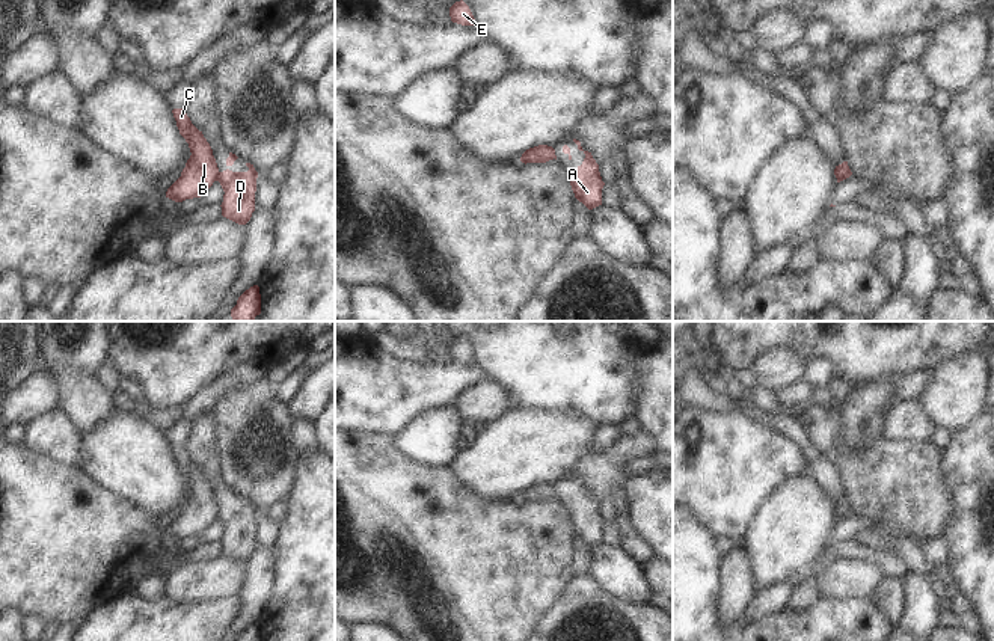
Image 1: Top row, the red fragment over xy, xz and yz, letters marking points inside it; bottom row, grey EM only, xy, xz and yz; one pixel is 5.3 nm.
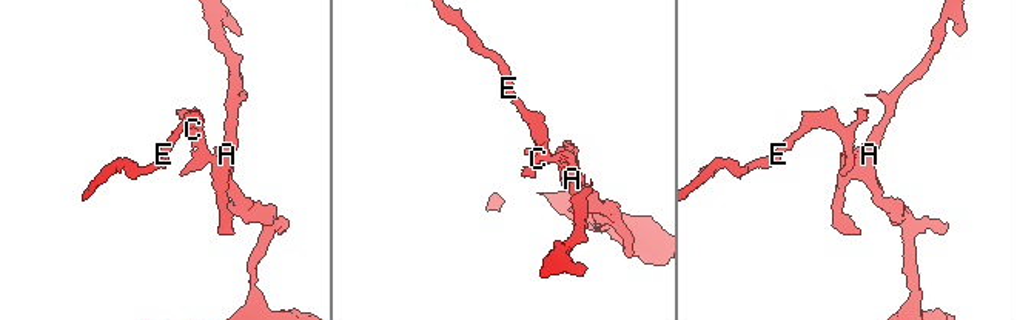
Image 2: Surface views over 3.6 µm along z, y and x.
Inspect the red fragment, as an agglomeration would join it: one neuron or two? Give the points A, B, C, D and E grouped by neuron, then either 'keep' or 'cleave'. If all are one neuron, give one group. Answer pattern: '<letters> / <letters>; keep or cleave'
A D / B C E; cleave

